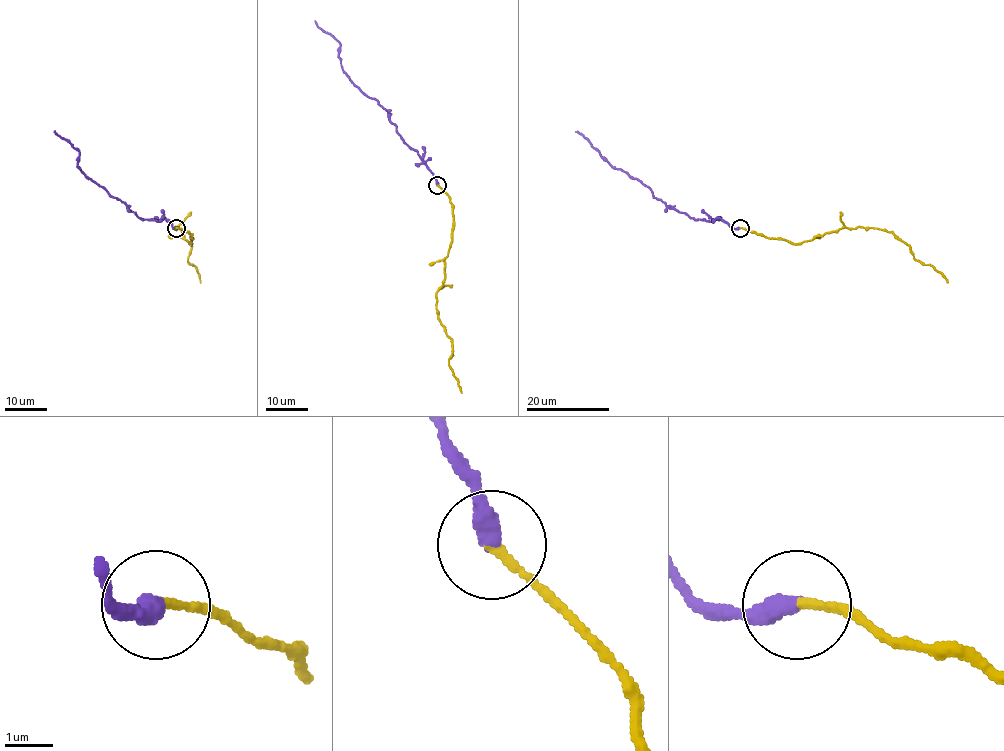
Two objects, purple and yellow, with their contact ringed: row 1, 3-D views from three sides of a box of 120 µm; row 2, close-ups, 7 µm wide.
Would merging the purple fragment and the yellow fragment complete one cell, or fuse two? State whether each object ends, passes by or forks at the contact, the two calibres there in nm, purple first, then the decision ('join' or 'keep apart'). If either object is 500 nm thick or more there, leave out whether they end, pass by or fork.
purple ends; yellow ends; calibres 420 and 180 nm; join

